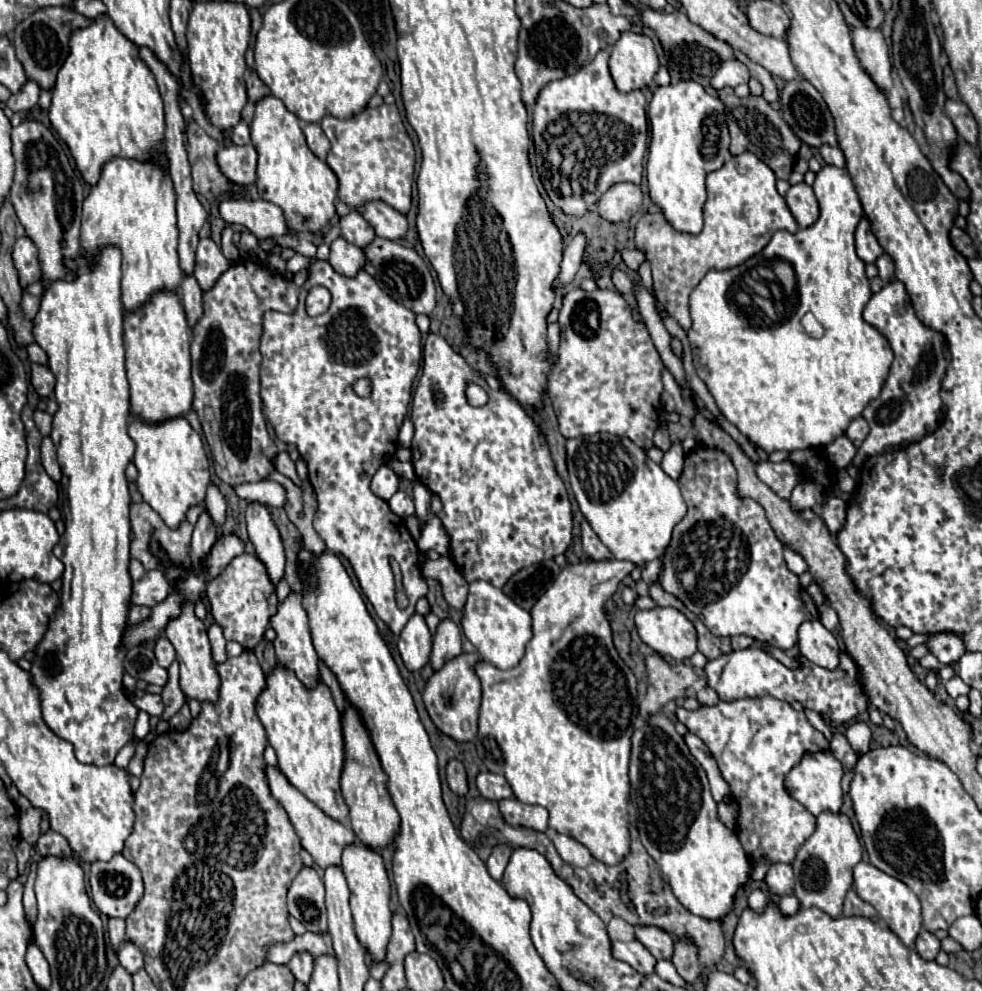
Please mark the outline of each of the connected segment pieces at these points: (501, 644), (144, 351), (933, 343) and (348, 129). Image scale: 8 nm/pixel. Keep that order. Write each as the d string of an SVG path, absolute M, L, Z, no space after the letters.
M475 581L469 585L469 597L461 617L461 629L465 637L479 649L481 659L497 669L513 669L525 653L525 645L531 639L531 615L509 599L501 589L487 581Z
M161 291L137 313L123 319L125 367L131 385L131 413L143 423L163 423L167 419L185 417L193 409L191 381L191 329L183 315L179 295Z
M891 281L879 293L875 293L863 311L863 319L889 341L895 359L889 377L881 389L881 395L875 401L871 401L863 411L863 417L867 419L871 431L863 441L863 445L859 447L855 463L863 461L865 457L879 455L887 449L915 443L923 439L927 433L937 429L939 413L943 409L939 387L941 387L941 377L947 369L945 337L925 327L915 317L911 299L903 283Z
M383 103L377 109L367 107L347 119L327 115L323 117L321 127L331 141L327 165L339 179L339 199L353 207L381 199L405 215L411 207L415 149L397 107Z

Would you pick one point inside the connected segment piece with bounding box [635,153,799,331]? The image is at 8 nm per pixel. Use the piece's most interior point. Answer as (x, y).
(743, 210)

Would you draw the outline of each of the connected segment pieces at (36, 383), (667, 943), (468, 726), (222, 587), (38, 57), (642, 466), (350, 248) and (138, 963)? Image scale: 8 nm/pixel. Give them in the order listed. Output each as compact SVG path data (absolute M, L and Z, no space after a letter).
M31 365L31 385L41 397L49 397L55 389L55 377L49 371L49 367L43 365Z
M635 925L635 939L641 941L655 959L671 957L671 935L653 925Z
M461 653L459 657L447 661L441 671L433 673L423 691L423 703L435 727L455 741L473 741L477 735L477 713L481 703L481 683L473 671L477 657L471 653Z
M255 553L237 555L225 571L207 585L207 599L211 605L211 615L221 625L227 641L237 641L243 649L255 649L263 641L263 633L269 627L271 615L277 611L275 587L271 585L263 563Z
M49 7L43 11L35 11L35 15L27 17L23 23L19 23L19 27L13 33L13 47L17 51L17 59L21 61L21 65L25 69L27 79L35 81L41 89L51 91L59 69L63 67L65 59L69 57L71 33L75 33L77 29L85 29L89 25L91 25L91 21L87 17L83 17L77 11L63 9L63 7Z
M601 435L569 439L567 469L581 513L615 559L645 565L663 557L673 527L687 515L687 505L677 481L653 463L641 447L617 435L605 435L605 441Z
M343 237L335 239L331 243L331 257L329 257L331 267L345 275L345 277L355 277L363 267L365 267L365 253L363 249L347 243Z
M125 941L125 945L119 951L119 963L127 973L133 975L139 969L143 969L143 955L131 941Z

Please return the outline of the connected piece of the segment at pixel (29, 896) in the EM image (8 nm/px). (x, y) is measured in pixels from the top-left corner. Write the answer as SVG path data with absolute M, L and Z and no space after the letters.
M30 863L30 872L24 885L23 905L28 922L33 926L37 917L37 901L34 893L37 863Z

